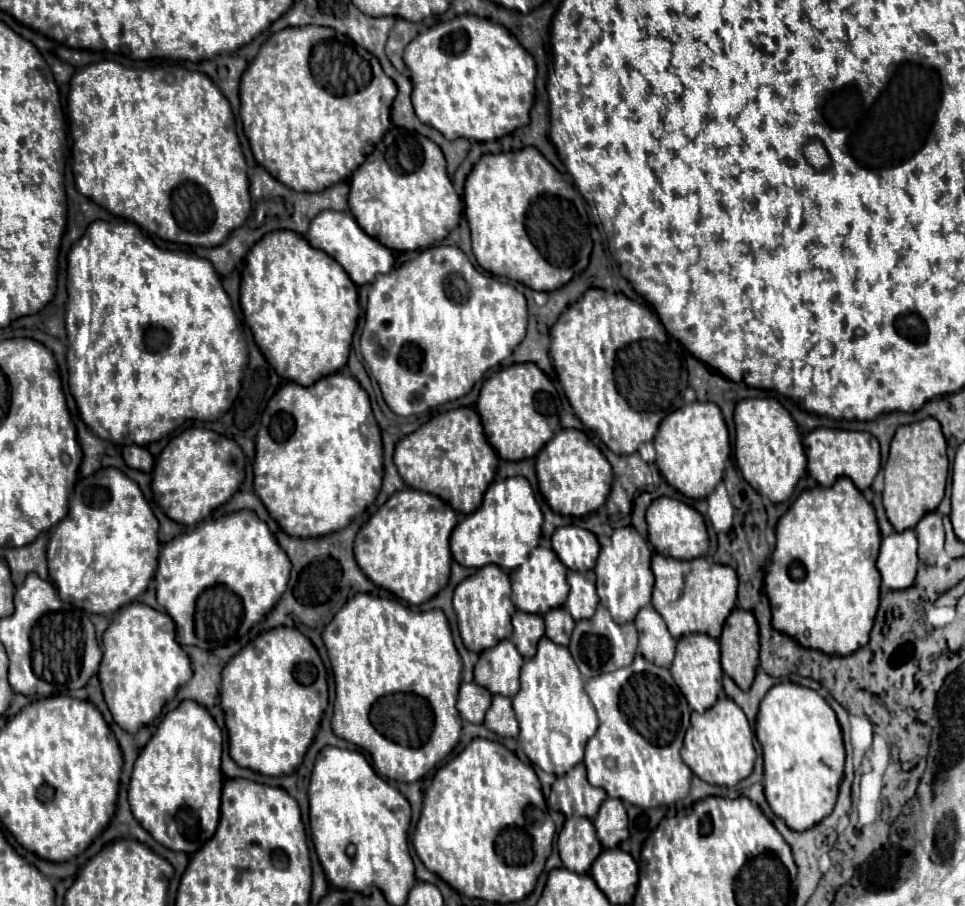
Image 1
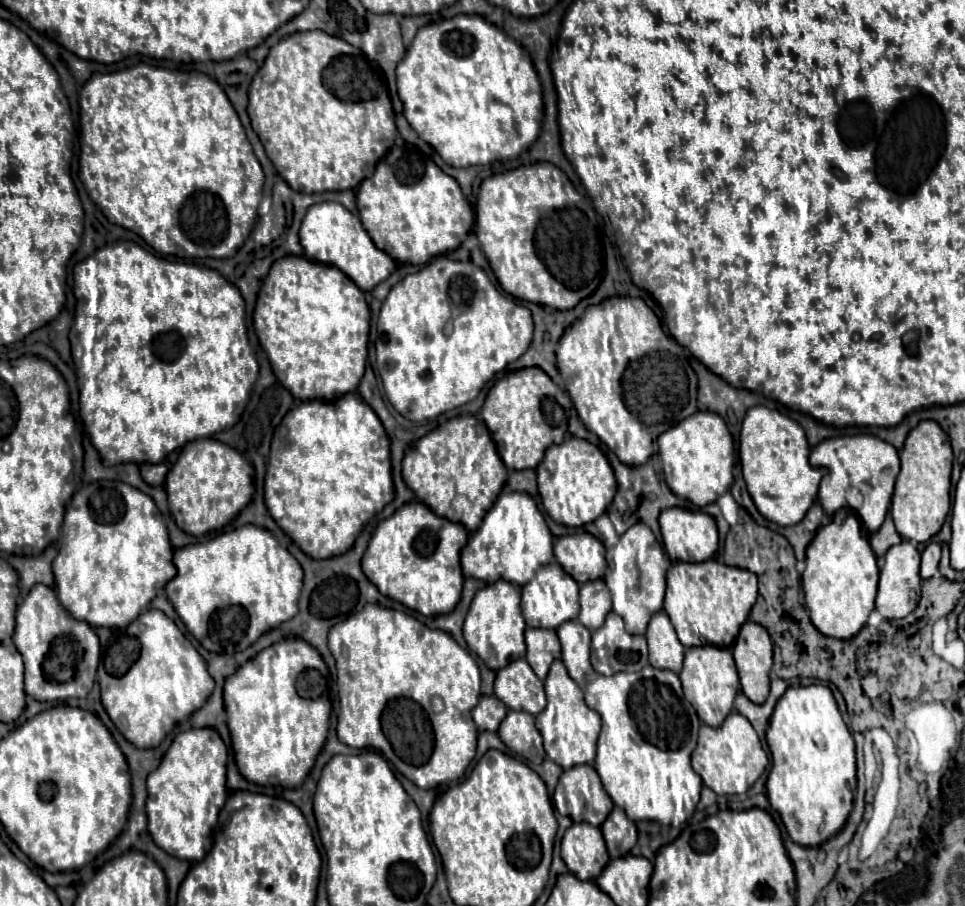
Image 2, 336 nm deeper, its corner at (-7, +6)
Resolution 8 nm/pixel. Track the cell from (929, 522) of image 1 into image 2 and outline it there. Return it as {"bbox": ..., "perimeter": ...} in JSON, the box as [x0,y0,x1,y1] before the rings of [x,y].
{"bbox":[920,542,940,578],"perimeter":[[[930,542],[924,552],[922,552],[922,568],[920,568],[920,576],[922,578],[930,578],[938,572],[938,562],[940,562],[940,544],[938,542]]]}

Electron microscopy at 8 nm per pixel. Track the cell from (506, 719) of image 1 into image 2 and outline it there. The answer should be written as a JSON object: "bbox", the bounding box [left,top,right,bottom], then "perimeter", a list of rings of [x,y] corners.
{"bbox":[498,710,544,764],"perimeter":[[[510,710],[498,728],[498,736],[512,752],[524,756],[534,764],[542,762],[544,758],[542,738],[540,732],[536,730],[532,714]]]}

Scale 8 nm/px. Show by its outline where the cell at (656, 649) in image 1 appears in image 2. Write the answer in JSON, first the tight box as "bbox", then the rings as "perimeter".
{"bbox":[646,610,684,672],"perimeter":[[[664,610],[656,612],[648,622],[646,630],[648,650],[650,650],[650,664],[656,668],[666,668],[672,672],[682,670],[684,662],[684,646],[680,644],[676,630]]]}

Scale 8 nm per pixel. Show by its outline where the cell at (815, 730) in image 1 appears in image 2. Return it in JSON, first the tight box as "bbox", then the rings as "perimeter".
{"bbox":[766,686,856,846],"perimeter":[[[790,686],[774,708],[766,732],[772,765],[766,790],[790,838],[800,846],[820,846],[844,826],[856,790],[856,751],[830,688]]]}

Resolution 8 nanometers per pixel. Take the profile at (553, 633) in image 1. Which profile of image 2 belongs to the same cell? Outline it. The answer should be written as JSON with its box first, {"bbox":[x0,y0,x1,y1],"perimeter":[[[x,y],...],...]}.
{"bbox":[556,620,592,684],"perimeter":[[[568,620],[556,628],[562,644],[562,662],[568,674],[580,684],[586,672],[592,672],[590,664],[590,630],[578,620]]]}

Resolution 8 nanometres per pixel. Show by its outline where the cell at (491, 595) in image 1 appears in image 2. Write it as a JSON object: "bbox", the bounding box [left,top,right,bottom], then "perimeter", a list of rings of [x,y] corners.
{"bbox":[464,580,526,670],"perimeter":[[[498,580],[476,592],[470,604],[470,610],[466,614],[464,638],[468,648],[476,652],[486,662],[488,668],[498,670],[498,668],[504,668],[508,662],[524,656],[526,652],[524,628],[526,628],[526,622],[520,610],[520,586],[508,580]]]}

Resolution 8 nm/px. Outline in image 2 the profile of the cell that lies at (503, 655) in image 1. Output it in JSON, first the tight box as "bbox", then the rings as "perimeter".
{"bbox":[494,658,544,714],"perimeter":[[[524,658],[510,662],[496,672],[494,694],[512,710],[538,714],[544,710],[544,682],[534,674]]]}

